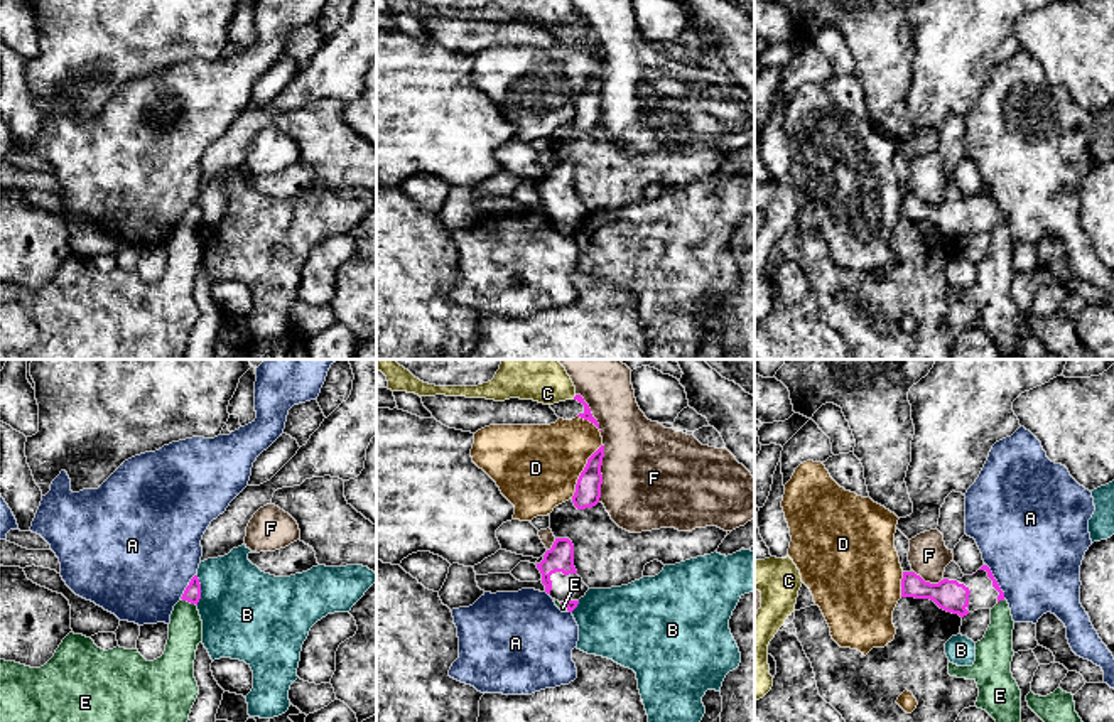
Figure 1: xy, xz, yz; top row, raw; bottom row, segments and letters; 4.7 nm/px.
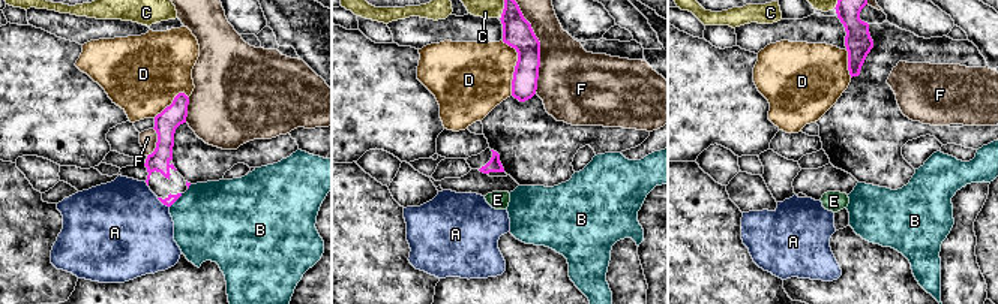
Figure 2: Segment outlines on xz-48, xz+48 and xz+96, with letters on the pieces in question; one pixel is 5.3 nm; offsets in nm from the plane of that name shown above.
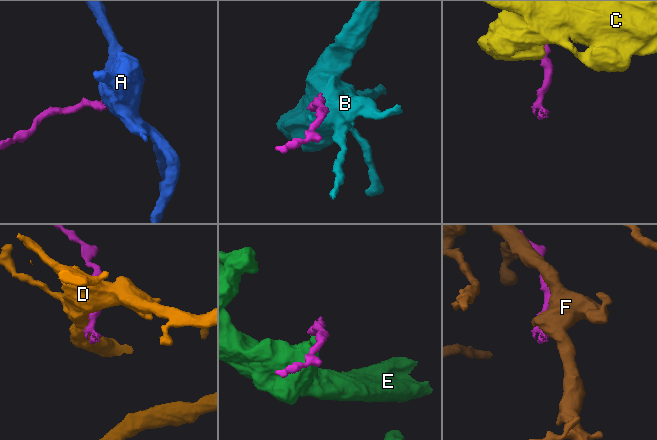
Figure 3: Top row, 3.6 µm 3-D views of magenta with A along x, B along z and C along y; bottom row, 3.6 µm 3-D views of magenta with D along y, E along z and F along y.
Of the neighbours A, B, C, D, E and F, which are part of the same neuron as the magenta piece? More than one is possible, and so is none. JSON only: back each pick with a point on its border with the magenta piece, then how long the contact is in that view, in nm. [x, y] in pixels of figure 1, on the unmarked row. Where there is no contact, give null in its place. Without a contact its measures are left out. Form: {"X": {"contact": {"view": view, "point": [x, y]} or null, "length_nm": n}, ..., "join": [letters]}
{"E": {"contact": {"view": "xy", "point": [189, 223]}, "length_nm": 90}, "join": ["E"]}

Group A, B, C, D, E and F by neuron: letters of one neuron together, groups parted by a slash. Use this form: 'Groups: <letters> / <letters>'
Groups: A / B / C / D / E / F

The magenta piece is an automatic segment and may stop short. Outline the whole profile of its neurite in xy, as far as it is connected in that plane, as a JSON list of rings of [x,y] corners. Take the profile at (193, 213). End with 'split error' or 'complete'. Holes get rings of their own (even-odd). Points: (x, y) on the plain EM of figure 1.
[[[194,197],[174,228],[169,261],[160,280],[147,283],[138,272],[101,272],[91,260],[69,255],[54,278],[41,290],[0,282],[0,359],[184,359],[191,331],[199,317],[194,300],[203,243],[197,233],[201,206]]]; split error

